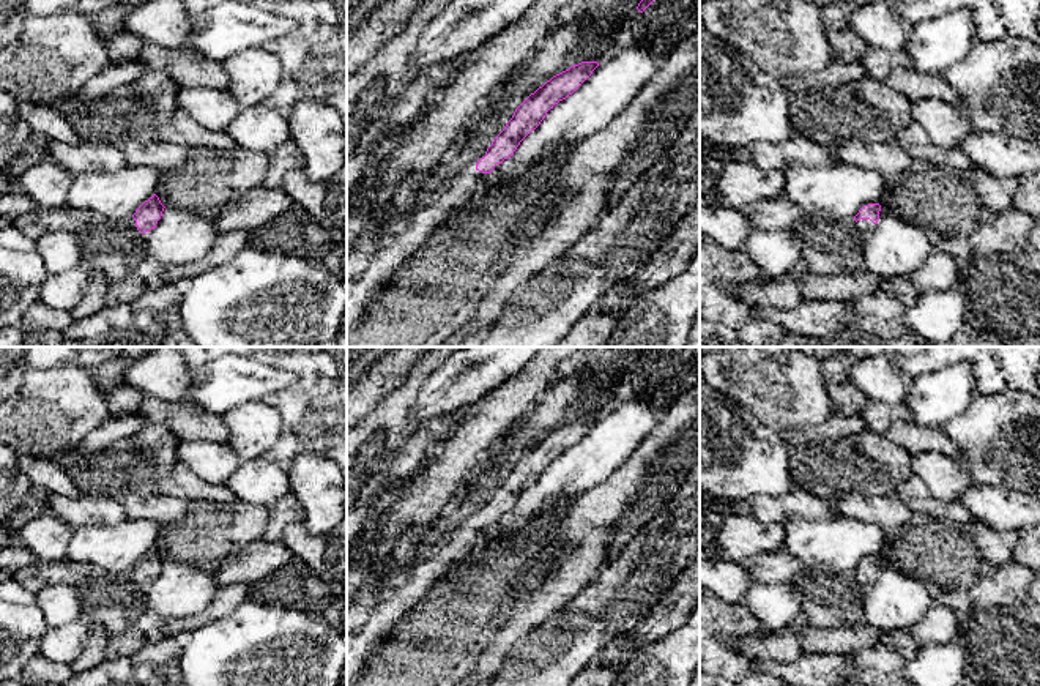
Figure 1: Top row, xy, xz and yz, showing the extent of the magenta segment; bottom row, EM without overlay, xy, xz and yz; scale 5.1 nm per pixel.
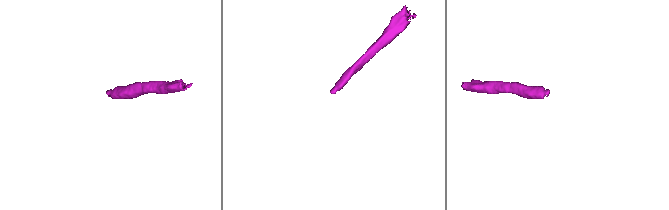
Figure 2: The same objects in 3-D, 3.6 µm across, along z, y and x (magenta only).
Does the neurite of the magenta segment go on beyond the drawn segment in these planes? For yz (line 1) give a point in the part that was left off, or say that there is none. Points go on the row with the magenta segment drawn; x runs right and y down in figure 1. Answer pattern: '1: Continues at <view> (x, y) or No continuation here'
1: Continues at yz (864, 226)

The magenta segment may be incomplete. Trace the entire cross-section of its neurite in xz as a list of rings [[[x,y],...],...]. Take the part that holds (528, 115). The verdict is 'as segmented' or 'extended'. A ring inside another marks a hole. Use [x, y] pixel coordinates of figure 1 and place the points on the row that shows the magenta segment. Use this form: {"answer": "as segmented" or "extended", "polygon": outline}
{"answer": "extended", "polygon": [[[581,62],[553,76],[514,112],[504,129],[476,161],[468,164],[430,205],[414,211],[405,229],[378,249],[366,271],[347,282],[347,333],[358,323],[367,304],[389,284],[391,276],[425,243],[430,233],[479,192],[484,178],[511,158],[520,142],[534,131],[555,104],[572,95],[599,66]]]}

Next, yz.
{"answer": "extended", "polygon": [[[881,202],[865,203],[859,213],[854,216],[854,224],[862,233],[875,229],[878,219],[886,213]]]}

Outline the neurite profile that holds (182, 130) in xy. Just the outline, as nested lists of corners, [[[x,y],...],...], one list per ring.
[[[176,110],[173,118],[159,128],[156,139],[184,147],[211,147],[217,150],[238,147],[225,131],[206,129],[183,110]]]

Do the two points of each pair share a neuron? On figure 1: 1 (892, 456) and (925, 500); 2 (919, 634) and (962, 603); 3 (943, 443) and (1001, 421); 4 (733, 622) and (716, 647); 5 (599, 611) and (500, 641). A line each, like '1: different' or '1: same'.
1: different
2: different
3: different
4: different
5: different

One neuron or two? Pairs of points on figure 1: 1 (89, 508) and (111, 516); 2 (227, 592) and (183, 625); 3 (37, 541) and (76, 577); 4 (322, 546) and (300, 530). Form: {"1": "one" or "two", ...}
{"1": "one", "2": "one", "3": "two", "4": "one"}

